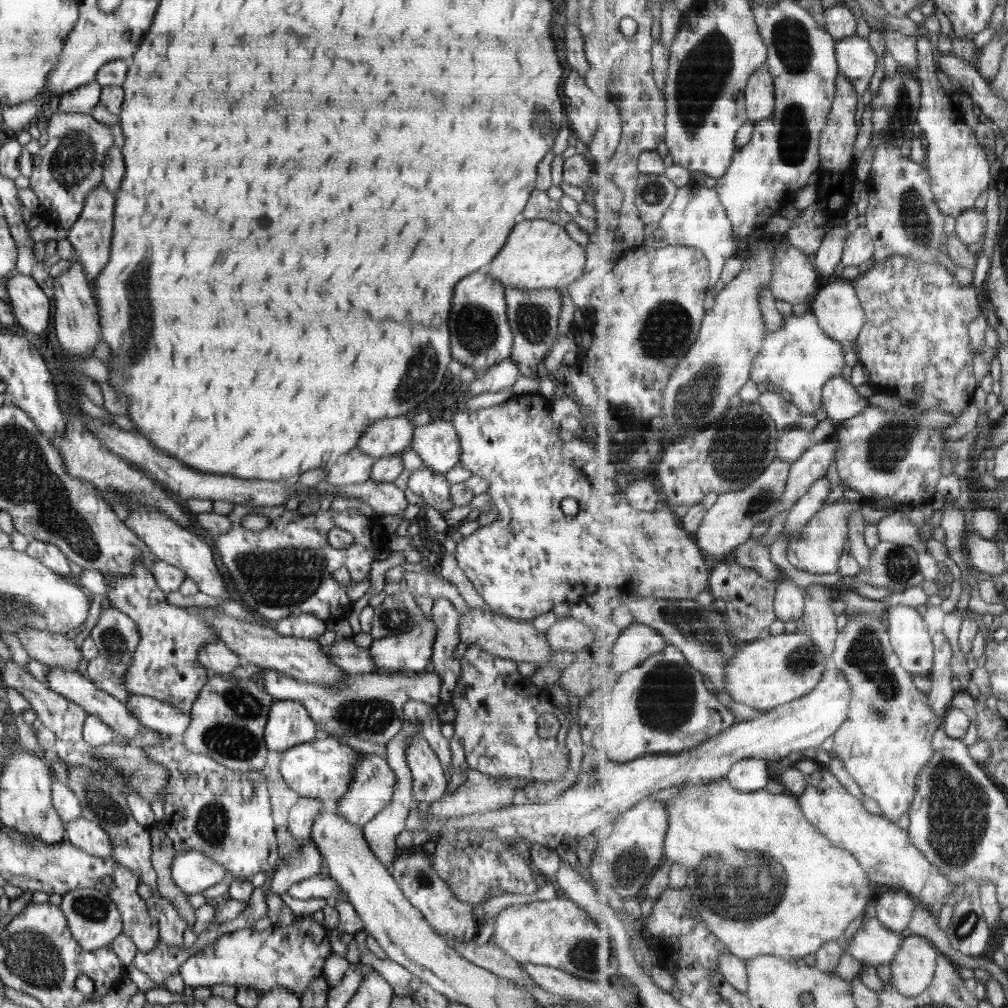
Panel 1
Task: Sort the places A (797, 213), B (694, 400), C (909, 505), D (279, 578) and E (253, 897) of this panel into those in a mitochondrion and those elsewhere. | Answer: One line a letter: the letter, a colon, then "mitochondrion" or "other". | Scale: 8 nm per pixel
A: other
B: mitochondrion
C: other
D: mitochondrion
E: other

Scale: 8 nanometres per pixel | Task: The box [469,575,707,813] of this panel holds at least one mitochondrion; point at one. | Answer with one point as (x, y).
(668, 685)

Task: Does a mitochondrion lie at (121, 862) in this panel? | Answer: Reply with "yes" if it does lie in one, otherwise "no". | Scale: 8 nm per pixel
no

